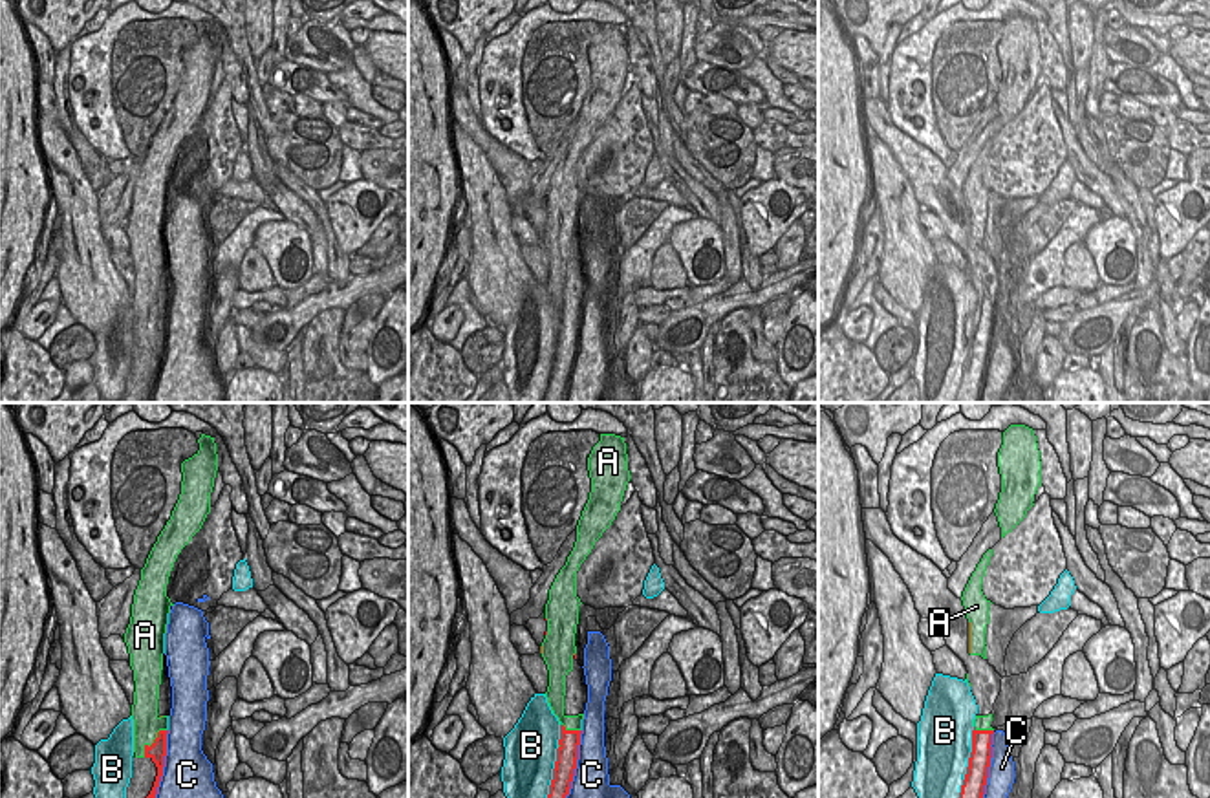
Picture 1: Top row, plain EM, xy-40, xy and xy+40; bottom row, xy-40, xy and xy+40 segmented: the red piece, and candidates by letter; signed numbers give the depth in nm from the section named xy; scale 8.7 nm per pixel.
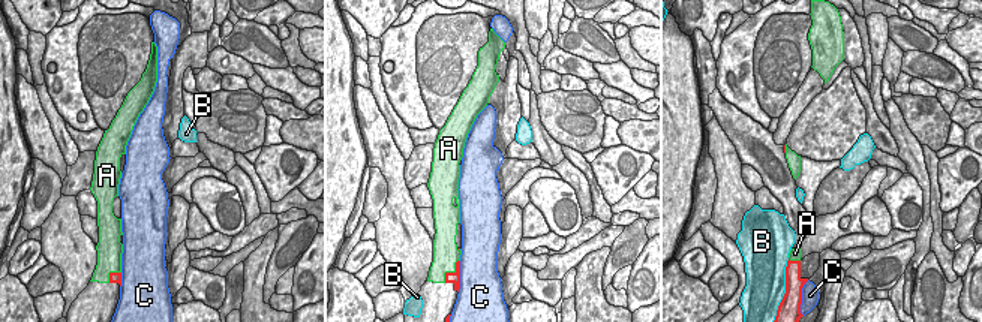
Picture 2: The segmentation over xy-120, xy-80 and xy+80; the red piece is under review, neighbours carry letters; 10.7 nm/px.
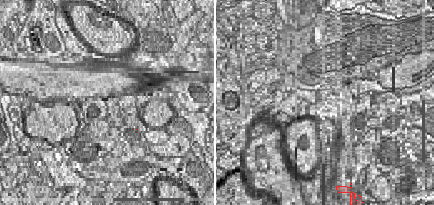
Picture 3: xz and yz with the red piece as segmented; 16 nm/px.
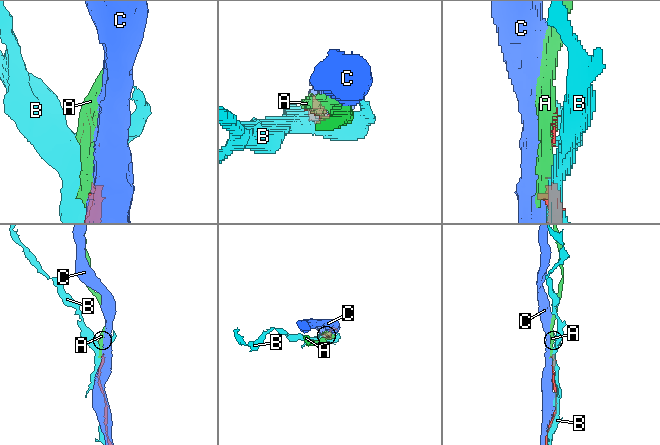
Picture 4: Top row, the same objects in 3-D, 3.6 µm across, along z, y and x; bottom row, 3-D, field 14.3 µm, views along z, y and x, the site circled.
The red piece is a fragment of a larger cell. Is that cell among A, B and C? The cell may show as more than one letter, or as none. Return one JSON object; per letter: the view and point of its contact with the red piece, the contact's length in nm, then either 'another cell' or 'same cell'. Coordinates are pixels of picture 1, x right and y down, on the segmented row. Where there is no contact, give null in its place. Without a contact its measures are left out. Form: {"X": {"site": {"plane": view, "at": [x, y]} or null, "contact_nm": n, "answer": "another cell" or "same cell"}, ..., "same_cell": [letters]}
{"A": {"site": {"plane": "xy-40", "at": [154, 742]}, "contact_nm": 340, "answer": "another cell"}, "B": {"site": {"plane": "xy+40", "at": [969, 762]}, "contact_nm": 650, "answer": "another cell"}, "C": {"site": {"plane": "xy-40", "at": [163, 764]}, "contact_nm": 600, "answer": "another cell"}, "same_cell": []}

